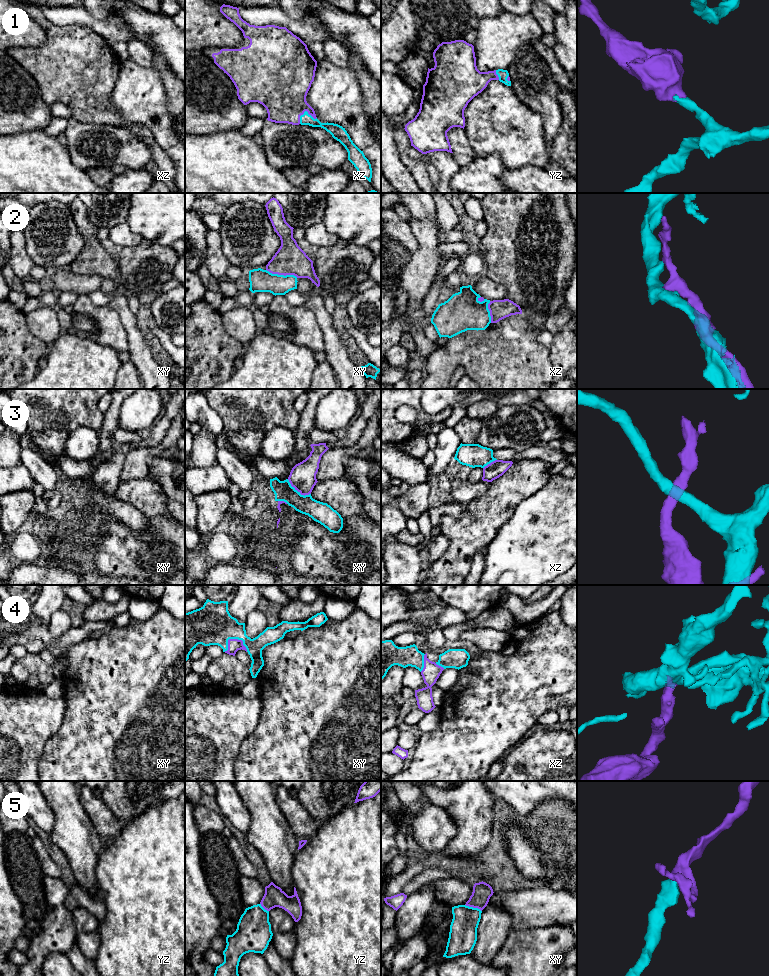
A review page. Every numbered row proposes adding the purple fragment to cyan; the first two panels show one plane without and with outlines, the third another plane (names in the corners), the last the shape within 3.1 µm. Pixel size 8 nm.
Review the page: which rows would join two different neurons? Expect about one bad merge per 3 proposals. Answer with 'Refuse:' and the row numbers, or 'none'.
Refuse: 2, 3

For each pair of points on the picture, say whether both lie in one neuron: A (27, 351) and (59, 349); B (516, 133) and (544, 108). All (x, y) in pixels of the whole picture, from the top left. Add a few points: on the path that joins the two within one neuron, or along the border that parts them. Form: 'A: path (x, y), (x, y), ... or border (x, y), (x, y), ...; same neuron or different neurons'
A: border (49, 346), (45, 355); different neurons
B: border (519, 99), (540, 115), (545, 135); different neurons

